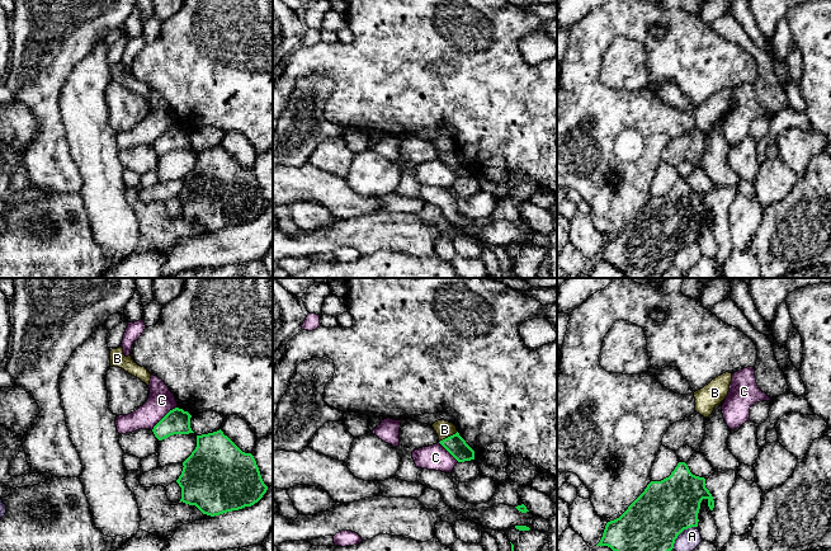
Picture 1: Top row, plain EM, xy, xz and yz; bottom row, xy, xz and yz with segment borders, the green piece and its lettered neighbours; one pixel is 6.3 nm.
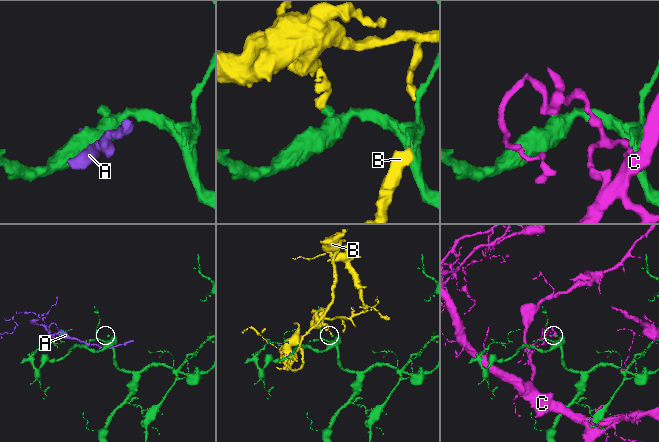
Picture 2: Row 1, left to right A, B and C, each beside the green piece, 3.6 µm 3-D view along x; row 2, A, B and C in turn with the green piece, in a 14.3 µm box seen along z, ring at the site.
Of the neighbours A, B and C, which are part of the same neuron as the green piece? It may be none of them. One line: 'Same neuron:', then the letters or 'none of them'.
Same neuron: none of them

